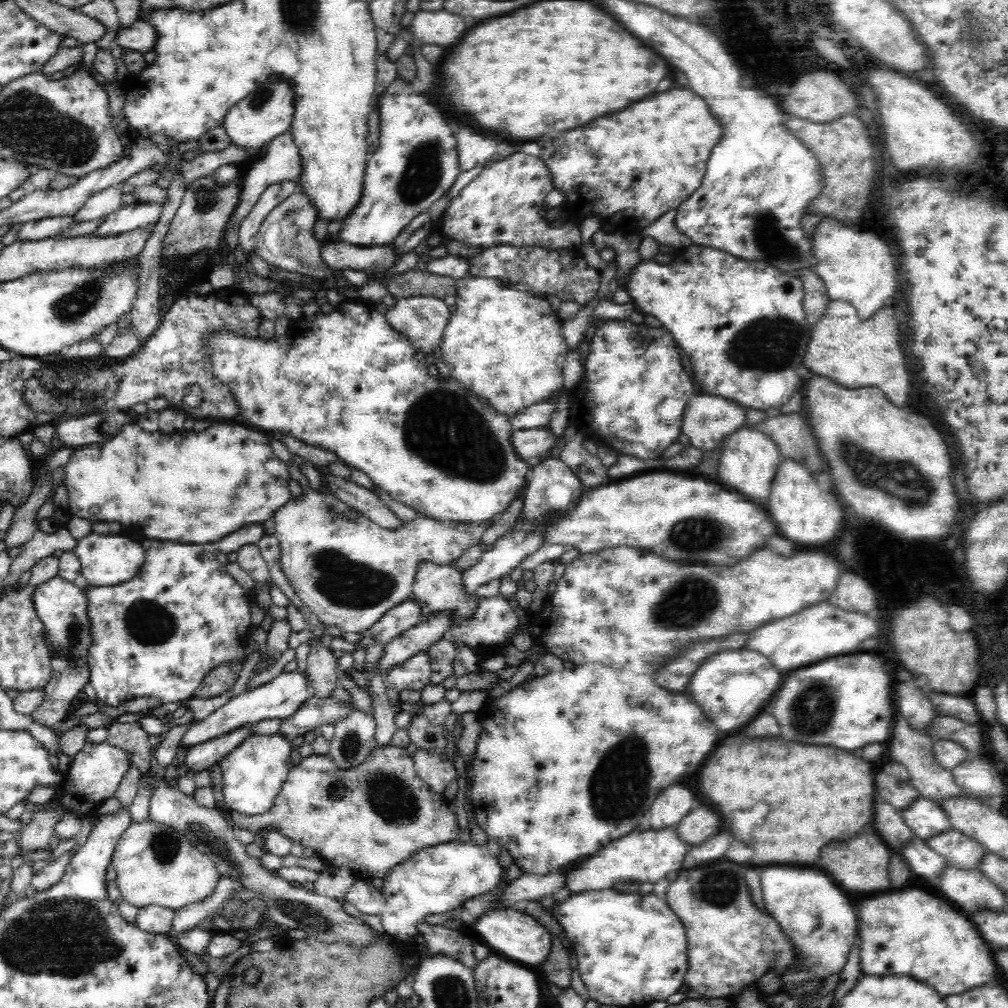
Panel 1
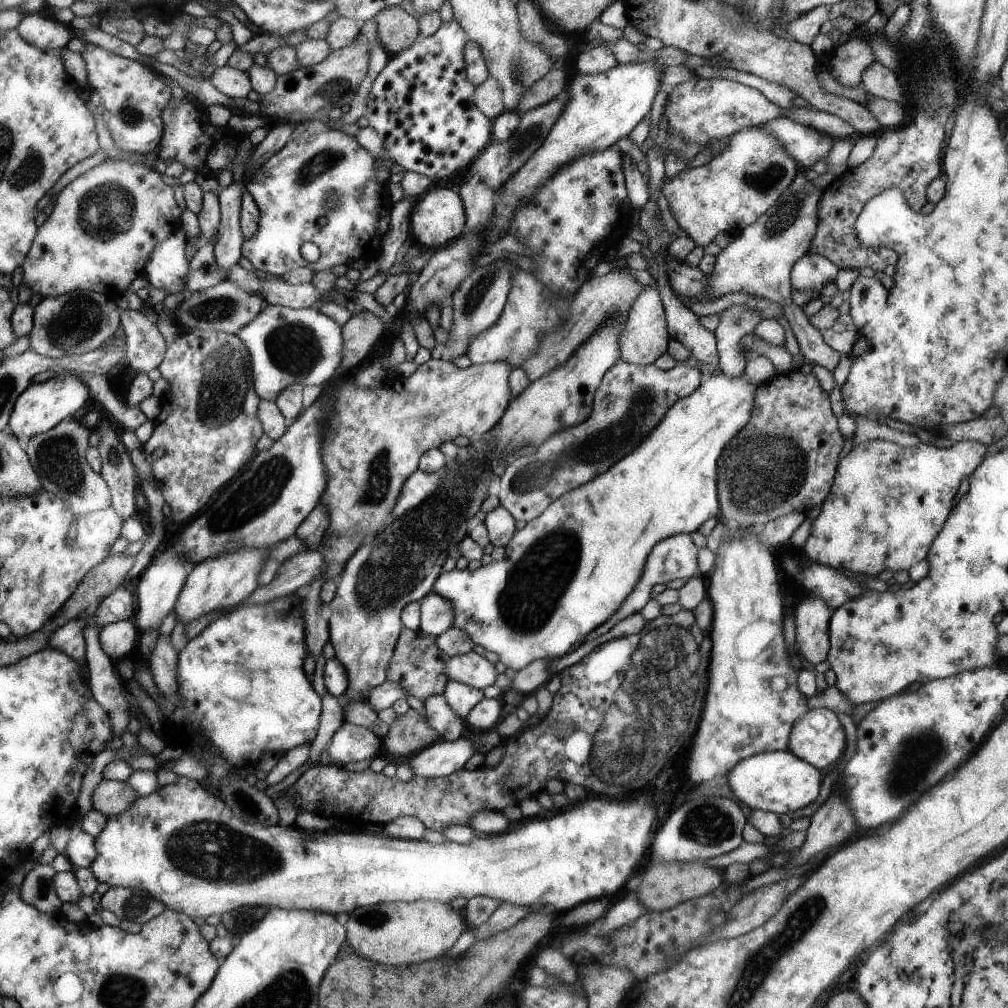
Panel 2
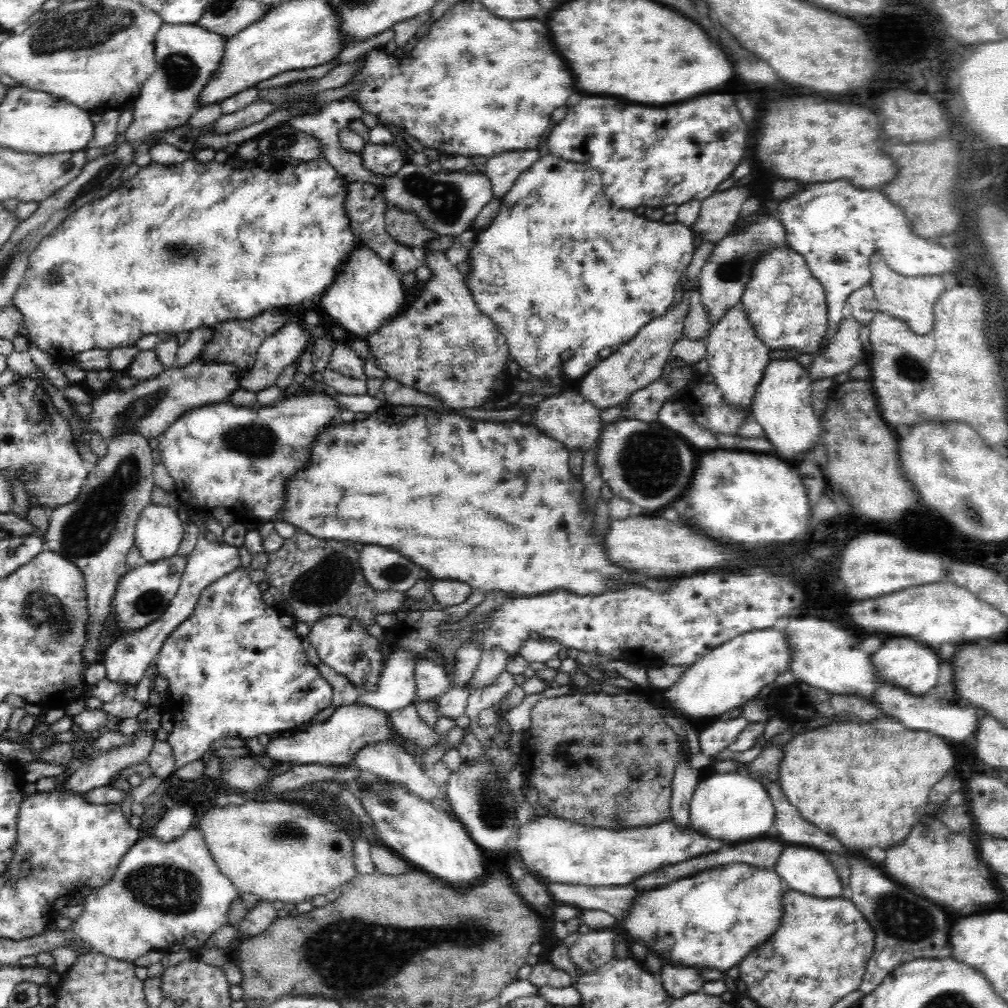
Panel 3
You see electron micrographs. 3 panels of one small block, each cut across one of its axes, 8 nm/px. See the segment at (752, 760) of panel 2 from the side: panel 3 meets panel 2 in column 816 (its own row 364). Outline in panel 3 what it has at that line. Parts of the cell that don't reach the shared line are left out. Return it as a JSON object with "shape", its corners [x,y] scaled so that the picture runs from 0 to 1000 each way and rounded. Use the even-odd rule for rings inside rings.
{"shape":[[[788,356],[764,357],[746,393],[746,413],[766,440],[765,448],[770,448],[770,452],[778,452],[782,458],[790,456],[790,452],[794,452],[799,445],[807,445],[813,438],[812,433],[814,433],[814,423],[804,398],[804,369]]]}

